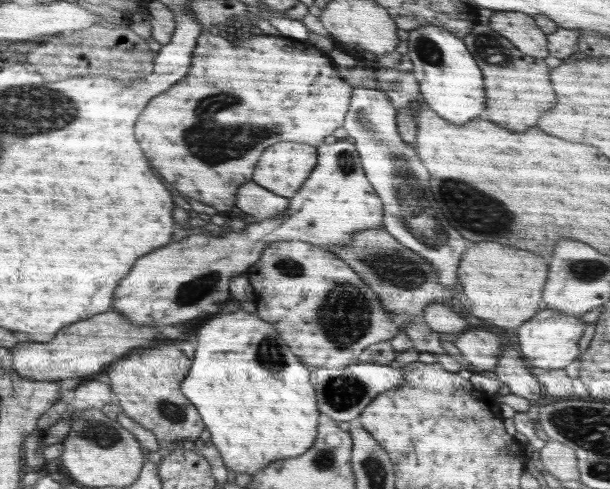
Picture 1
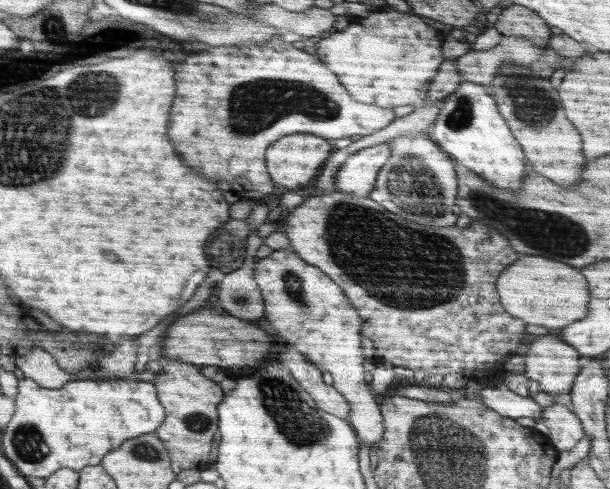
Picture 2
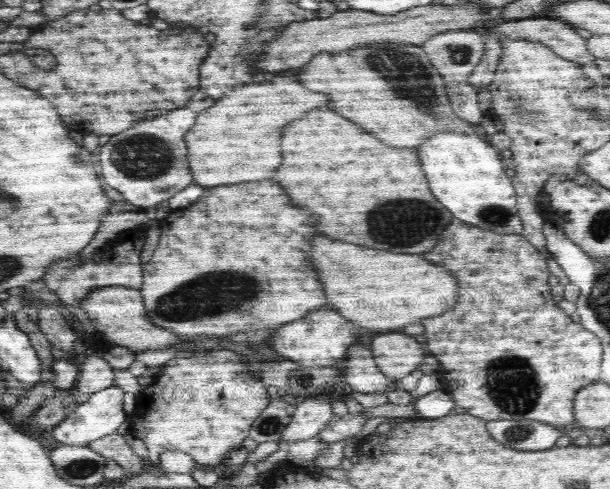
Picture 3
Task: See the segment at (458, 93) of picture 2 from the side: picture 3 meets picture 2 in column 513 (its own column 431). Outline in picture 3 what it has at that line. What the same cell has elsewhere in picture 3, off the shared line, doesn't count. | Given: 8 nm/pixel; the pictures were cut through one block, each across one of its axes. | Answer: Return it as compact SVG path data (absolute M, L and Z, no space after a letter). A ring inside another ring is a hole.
M448 132L434 134L419 146L418 156L430 190L456 219L498 234L523 232L523 222L516 208L516 191L505 173L507 164L486 137Z

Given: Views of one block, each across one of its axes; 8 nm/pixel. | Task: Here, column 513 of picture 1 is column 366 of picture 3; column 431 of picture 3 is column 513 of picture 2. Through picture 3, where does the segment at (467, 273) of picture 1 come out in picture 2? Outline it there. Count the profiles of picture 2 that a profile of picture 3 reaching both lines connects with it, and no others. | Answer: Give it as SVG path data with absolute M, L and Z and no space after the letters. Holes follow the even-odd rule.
M524 256L510 264L499 275L496 292L500 296L500 304L514 318L524 320L526 324L538 324L544 328L564 328L586 314L586 304L590 300L588 282L580 270L566 266L562 262L552 262L540 256Z

